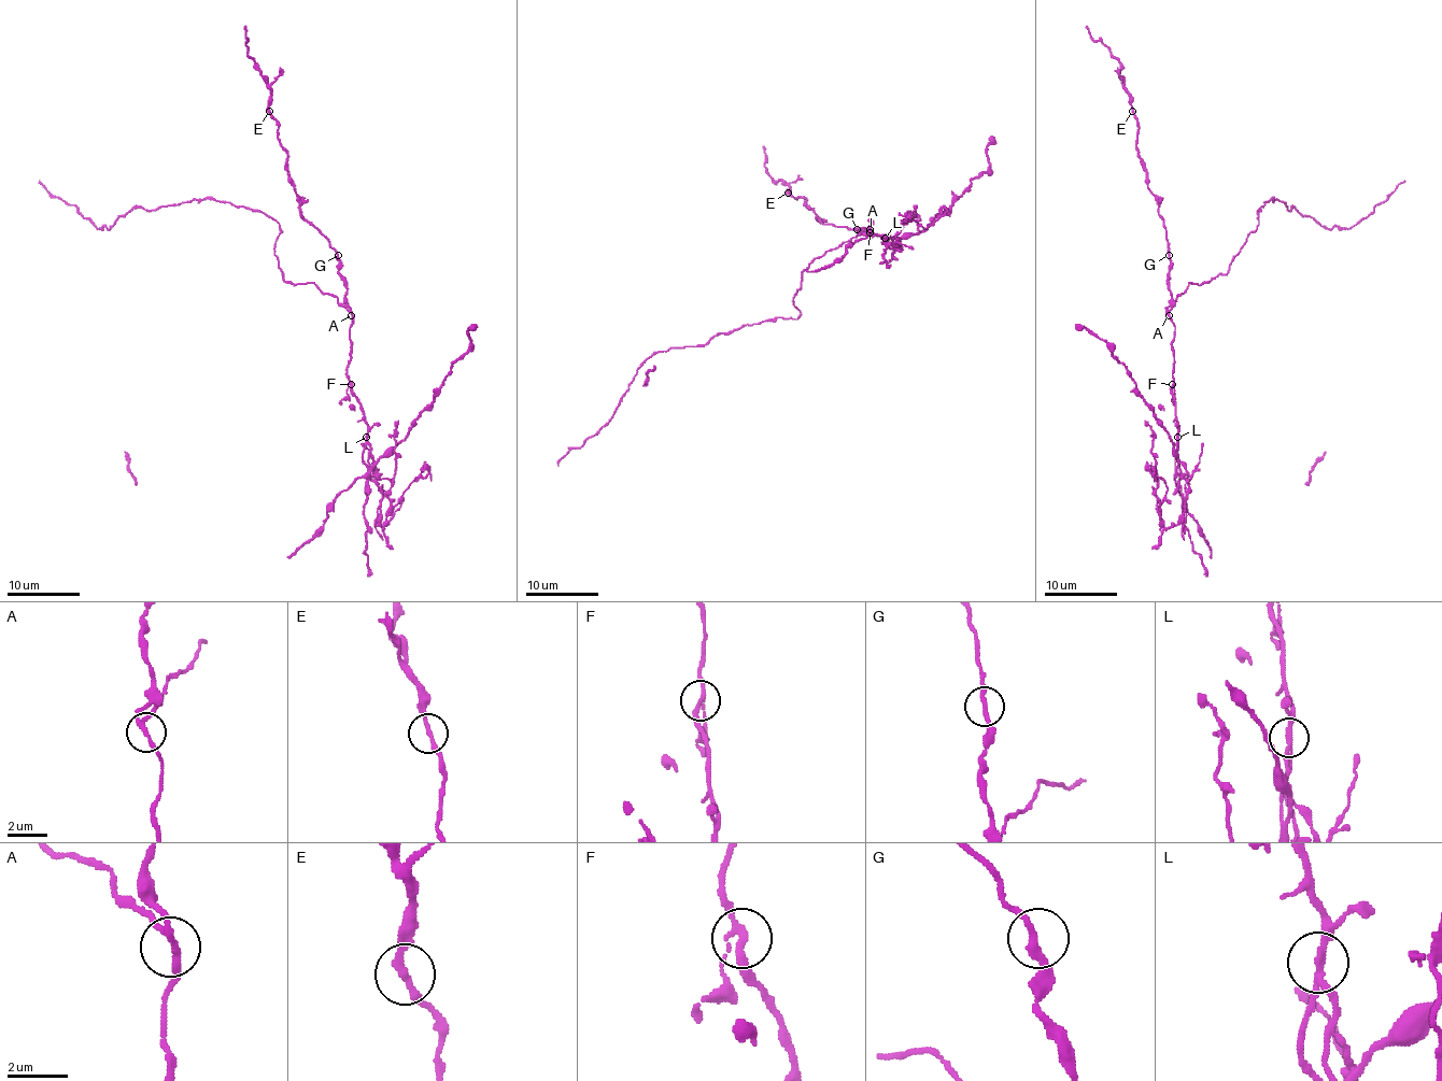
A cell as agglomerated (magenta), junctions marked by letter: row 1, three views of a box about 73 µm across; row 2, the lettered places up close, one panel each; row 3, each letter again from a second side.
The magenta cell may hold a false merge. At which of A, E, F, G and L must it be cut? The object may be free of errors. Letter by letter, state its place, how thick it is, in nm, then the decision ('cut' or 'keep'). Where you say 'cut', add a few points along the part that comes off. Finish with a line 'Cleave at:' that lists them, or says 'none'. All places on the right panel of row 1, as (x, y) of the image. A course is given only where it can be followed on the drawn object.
A: place (1169, 315); calibre 190 nm; keep
E: place (1132, 111); calibre 220 nm; keep
F: place (1172, 384); calibre 190 nm; keep
G: place (1169, 255); calibre 200 nm; keep
L: place (1177, 437); calibre 190 nm; cut
Cleave at: L

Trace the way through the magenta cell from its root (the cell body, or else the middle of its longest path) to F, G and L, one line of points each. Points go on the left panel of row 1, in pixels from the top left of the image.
F: (351, 318), (351, 355), (348, 366), (351, 384)
G: (351, 318), (345, 281), (338, 271), (338, 255)
L: (351, 318), (348, 379), (367, 426), (366, 437)

